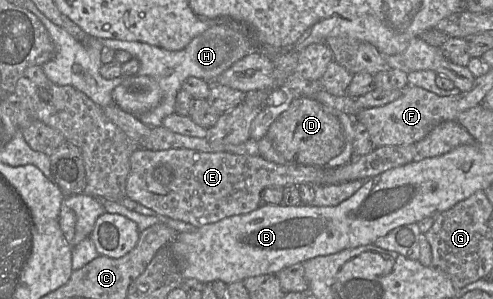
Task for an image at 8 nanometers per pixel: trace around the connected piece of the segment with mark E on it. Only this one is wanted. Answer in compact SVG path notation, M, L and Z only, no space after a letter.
M137 149L130 157L130 173L126 182L126 198L152 209L156 216L181 220L196 228L218 222L226 217L247 214L259 207L261 192L272 186L286 187L311 184L327 185L323 177L327 167L299 164L279 165L261 156L236 155L232 153L208 153L192 149L146 150Z

